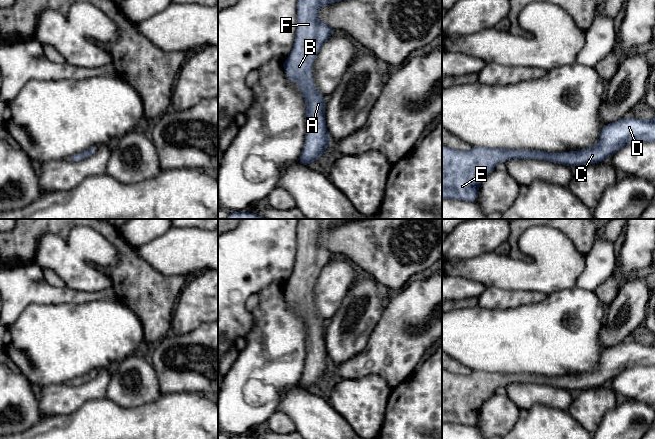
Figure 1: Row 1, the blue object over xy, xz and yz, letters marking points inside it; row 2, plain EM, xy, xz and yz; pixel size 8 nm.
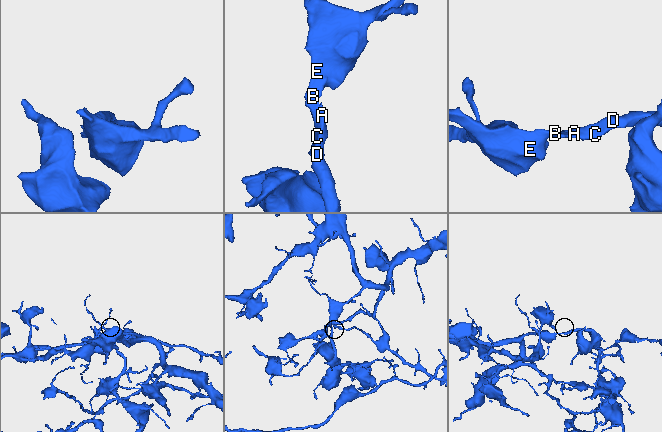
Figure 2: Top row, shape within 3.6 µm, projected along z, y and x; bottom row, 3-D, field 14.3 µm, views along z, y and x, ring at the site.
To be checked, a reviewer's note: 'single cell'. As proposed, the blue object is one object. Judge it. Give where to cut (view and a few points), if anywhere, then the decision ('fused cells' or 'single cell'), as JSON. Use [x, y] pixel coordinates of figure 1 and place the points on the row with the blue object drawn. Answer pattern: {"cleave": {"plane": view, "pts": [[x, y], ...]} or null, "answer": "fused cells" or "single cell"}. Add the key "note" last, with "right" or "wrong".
{"cleave": null, "answer": "single cell", "note": "right"}

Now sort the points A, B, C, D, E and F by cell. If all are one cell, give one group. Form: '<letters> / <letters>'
A B C D E F

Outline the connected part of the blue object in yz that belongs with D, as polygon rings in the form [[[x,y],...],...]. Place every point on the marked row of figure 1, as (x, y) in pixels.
[[[655,117],[652,119],[622,118],[616,122],[603,126],[599,141],[594,147],[560,153],[548,153],[533,150],[515,150],[502,148],[471,147],[467,151],[451,149],[442,145],[442,199],[456,199],[475,202],[478,189],[483,179],[489,175],[500,162],[511,159],[539,159],[572,166],[585,166],[604,162],[624,146],[636,142],[655,142]]]

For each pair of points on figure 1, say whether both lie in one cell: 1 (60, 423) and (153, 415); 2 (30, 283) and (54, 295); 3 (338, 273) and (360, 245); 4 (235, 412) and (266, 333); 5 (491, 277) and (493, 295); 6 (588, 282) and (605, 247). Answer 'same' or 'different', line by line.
1: same
2: same
3: different
4: same
5: different
6: same

